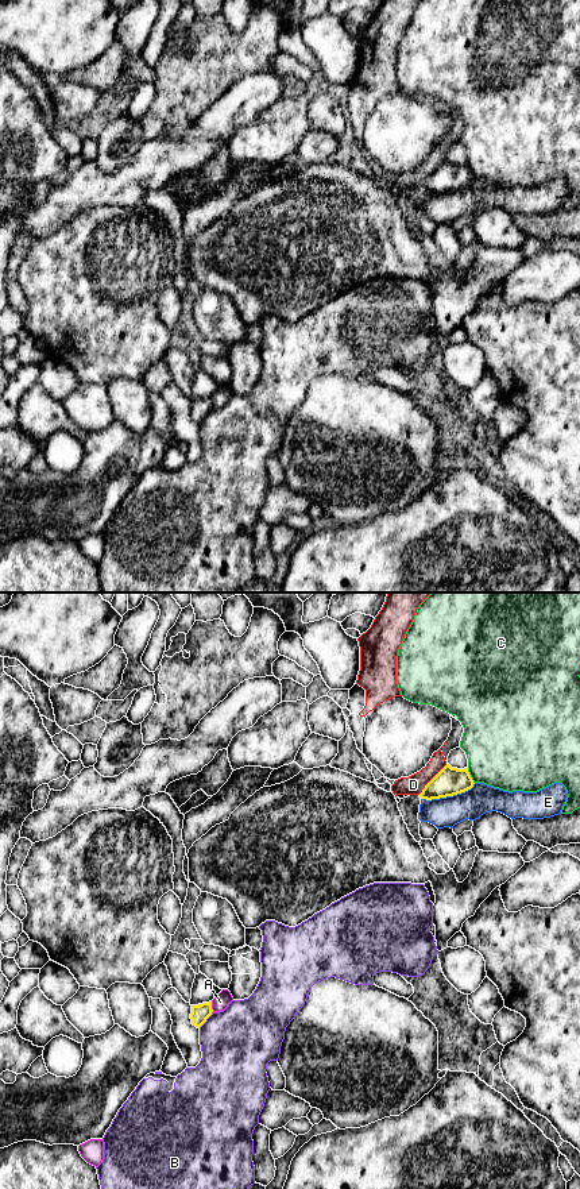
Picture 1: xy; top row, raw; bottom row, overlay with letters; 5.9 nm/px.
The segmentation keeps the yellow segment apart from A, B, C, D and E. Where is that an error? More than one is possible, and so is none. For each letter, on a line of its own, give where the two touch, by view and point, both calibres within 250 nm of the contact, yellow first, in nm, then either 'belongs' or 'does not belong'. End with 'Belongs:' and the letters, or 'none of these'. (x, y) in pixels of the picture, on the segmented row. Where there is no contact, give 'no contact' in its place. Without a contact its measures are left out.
A: xy (211, 1007) | 100/90 nm | does not belong
B: xy (205, 1020) | 100/420 nm | does not belong
C: xy (470, 776) | 170/440 nm | does not belong
D: xy (432, 779) | 170/120 nm | does not belong
E: xy (448, 795) | 170/180 nm | does not belong
Belongs: none of these

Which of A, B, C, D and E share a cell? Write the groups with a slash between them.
A / B / C / D / E

